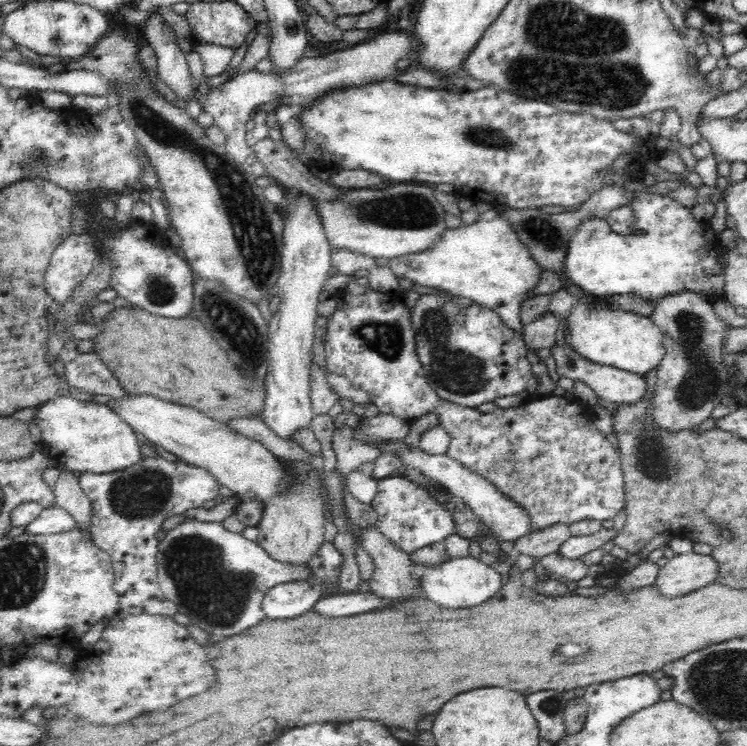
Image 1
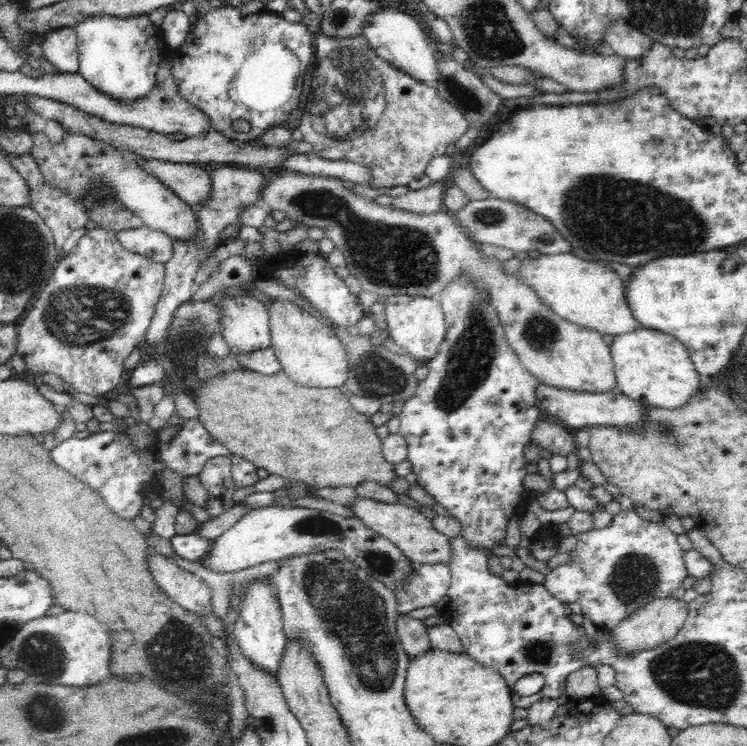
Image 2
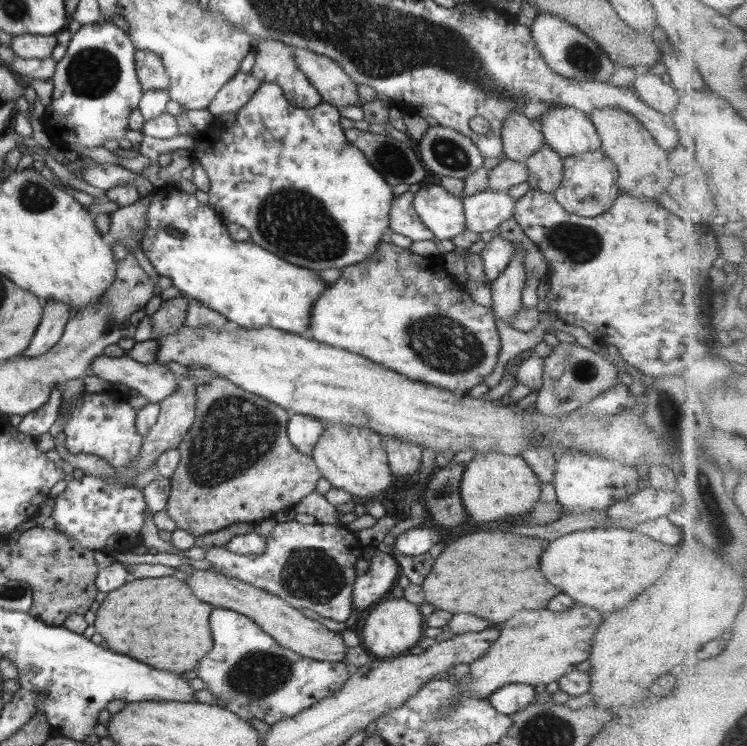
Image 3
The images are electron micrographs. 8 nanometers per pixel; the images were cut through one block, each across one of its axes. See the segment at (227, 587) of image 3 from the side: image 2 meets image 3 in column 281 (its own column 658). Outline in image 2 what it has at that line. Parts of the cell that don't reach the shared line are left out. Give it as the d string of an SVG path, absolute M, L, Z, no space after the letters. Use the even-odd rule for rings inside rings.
M676 597L657 598L641 606L640 610L632 612L631 616L624 618L616 628L613 628L610 631L612 643L620 655L631 655L656 648L659 644L670 640L681 629L688 614L689 604L683 599L676 599Z

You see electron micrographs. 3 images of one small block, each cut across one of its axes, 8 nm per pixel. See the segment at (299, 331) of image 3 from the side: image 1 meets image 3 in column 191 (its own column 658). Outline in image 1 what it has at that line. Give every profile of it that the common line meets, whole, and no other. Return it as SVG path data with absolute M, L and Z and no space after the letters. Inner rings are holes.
M636 191L632 195L633 197L631 198L629 205L633 210L633 228L635 228L635 232L631 235L621 235L612 231L607 222L607 218L591 216L580 221L580 224L576 227L576 230L573 232L570 242L568 243L568 250L566 251L564 259L565 277L567 278L567 281L570 284L577 286L580 290L583 290L585 294L592 294L594 297L598 298L606 295L636 295L646 300L656 301L666 295L682 291L692 291L694 293L698 293L698 295L702 295L702 297L704 297L706 301L710 302L710 304L712 301L717 301L718 299L726 299L725 278L723 273L724 268L722 268L720 263L717 261L717 249L719 246L716 244L710 244L710 240L707 239L708 236L706 236L706 234L708 234L708 230L710 230L708 223L696 220L691 209L688 209L686 206L678 203L669 195L659 195L642 191Z

